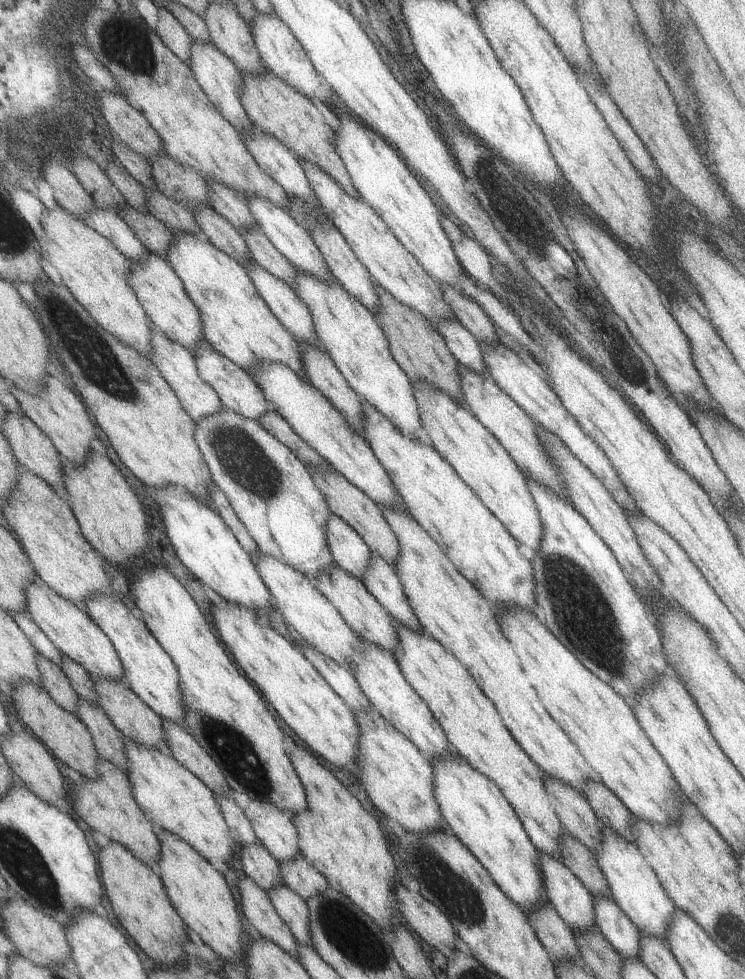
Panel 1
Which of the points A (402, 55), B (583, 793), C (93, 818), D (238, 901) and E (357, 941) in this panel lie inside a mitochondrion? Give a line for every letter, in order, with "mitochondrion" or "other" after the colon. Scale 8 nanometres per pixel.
A: other
B: other
C: other
D: other
E: mitochondrion

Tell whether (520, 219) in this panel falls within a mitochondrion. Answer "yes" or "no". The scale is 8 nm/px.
yes

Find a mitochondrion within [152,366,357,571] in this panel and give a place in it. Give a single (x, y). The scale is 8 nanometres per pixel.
(241, 457)

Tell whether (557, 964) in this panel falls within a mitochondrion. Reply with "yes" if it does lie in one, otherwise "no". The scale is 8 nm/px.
no

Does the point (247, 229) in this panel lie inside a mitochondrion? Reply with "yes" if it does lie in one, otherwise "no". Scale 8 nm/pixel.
no

